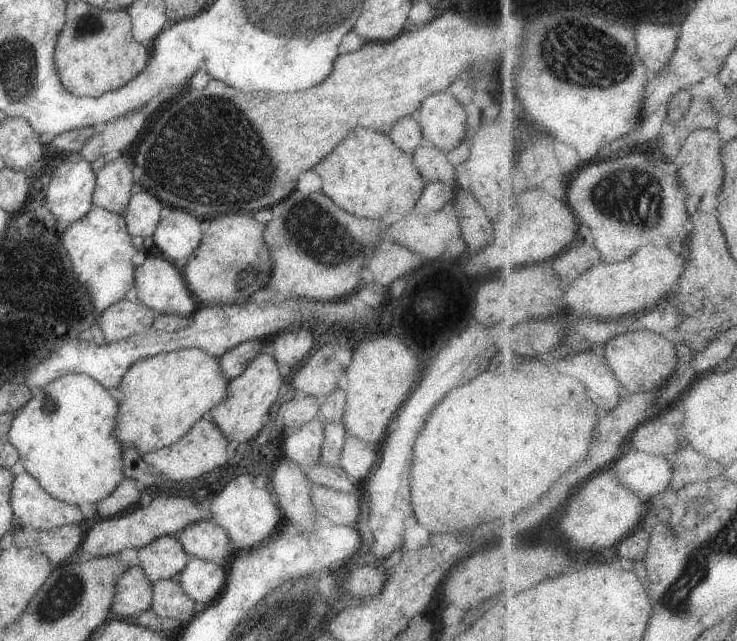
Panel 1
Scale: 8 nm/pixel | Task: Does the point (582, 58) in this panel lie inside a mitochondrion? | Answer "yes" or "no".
yes

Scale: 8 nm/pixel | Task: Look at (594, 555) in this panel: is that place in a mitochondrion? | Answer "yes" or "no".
no

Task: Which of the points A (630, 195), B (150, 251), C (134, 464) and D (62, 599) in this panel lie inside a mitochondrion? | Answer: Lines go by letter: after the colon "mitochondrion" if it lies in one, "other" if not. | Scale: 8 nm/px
A: mitochondrion
B: other
C: other
D: mitochondrion

